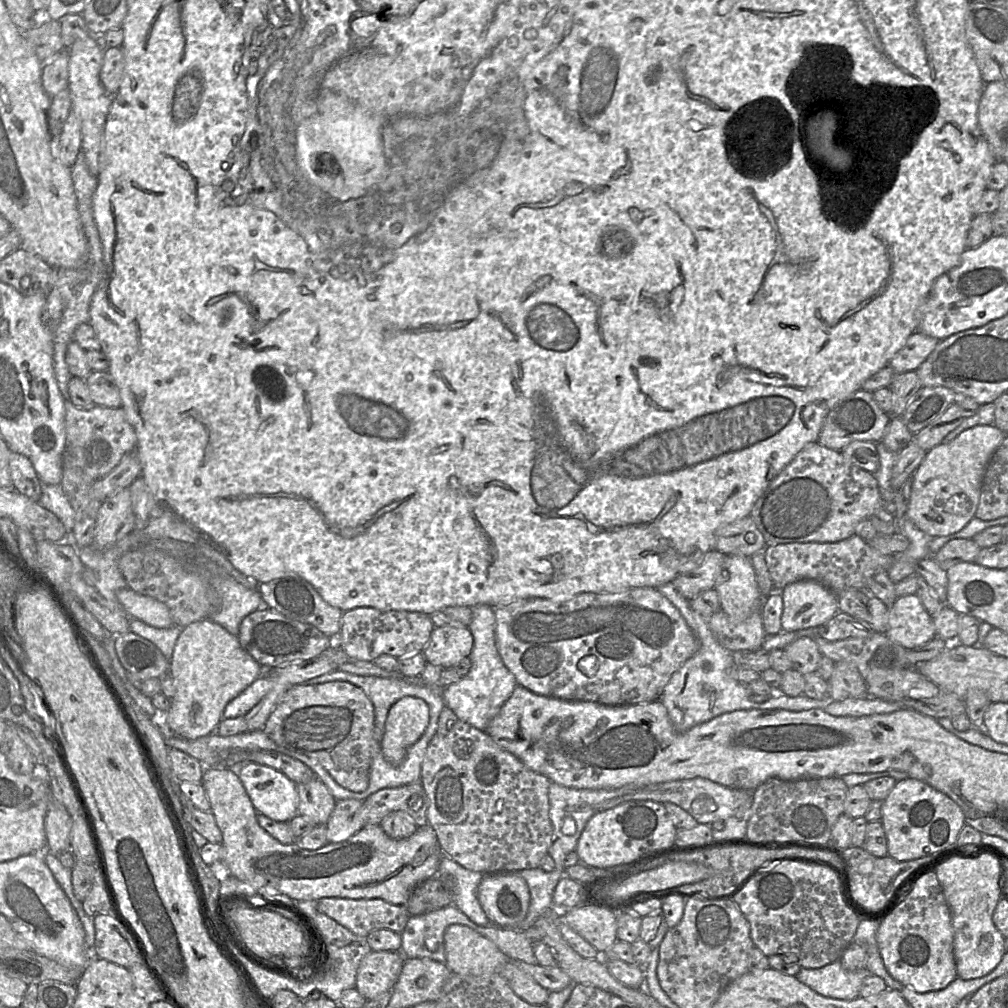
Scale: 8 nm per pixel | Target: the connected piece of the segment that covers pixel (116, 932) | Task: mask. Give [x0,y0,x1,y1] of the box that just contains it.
[94,912,139,968]

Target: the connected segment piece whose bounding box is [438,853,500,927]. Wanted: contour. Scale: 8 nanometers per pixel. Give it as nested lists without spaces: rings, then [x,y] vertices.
[[[444,853],[440,860],[438,873],[453,879],[453,905],[472,922],[484,927],[500,927],[487,918],[478,901],[477,888],[486,874],[471,871]]]

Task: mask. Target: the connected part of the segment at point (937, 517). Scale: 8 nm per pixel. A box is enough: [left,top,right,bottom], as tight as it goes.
[907,424,1006,537]

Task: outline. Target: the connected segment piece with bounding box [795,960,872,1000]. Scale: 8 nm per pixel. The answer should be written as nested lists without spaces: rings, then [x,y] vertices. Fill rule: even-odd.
[[[837,960],[817,969],[801,968],[795,977],[824,997],[853,1000],[859,997],[861,984],[869,975],[867,969],[848,971]]]

